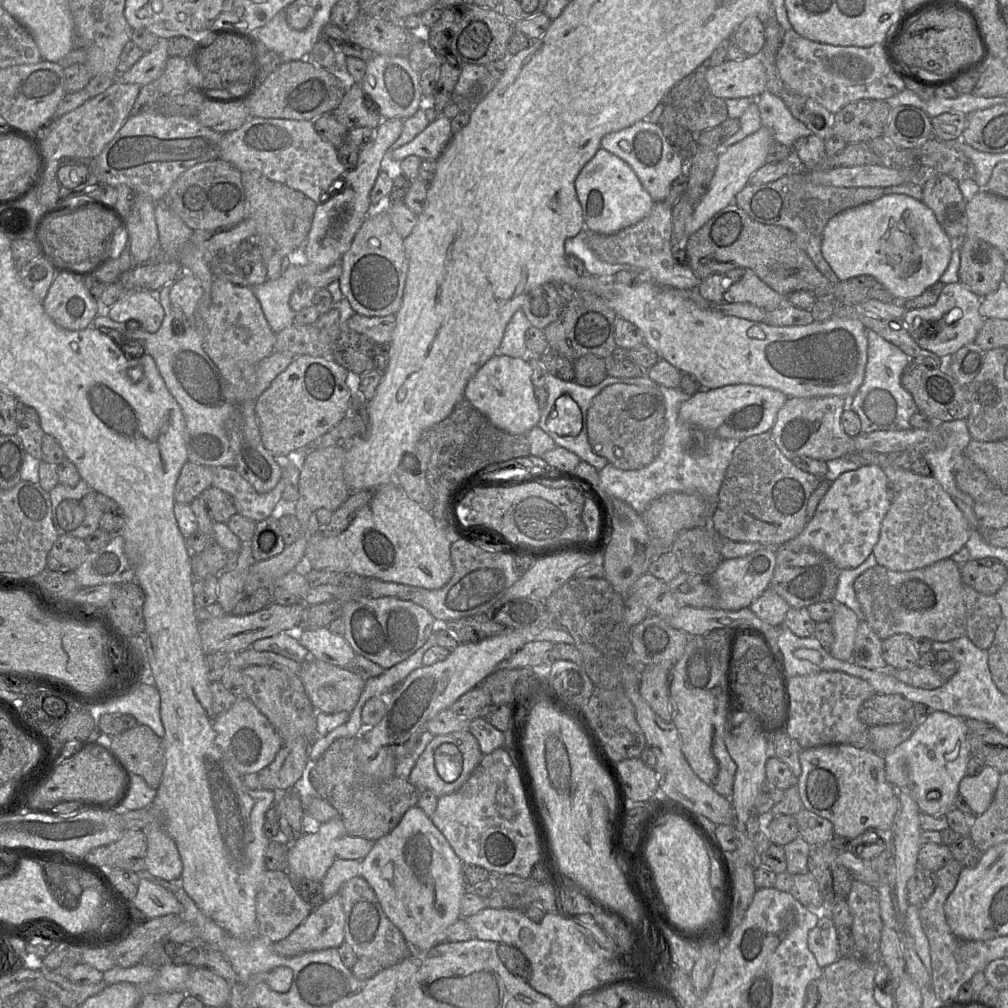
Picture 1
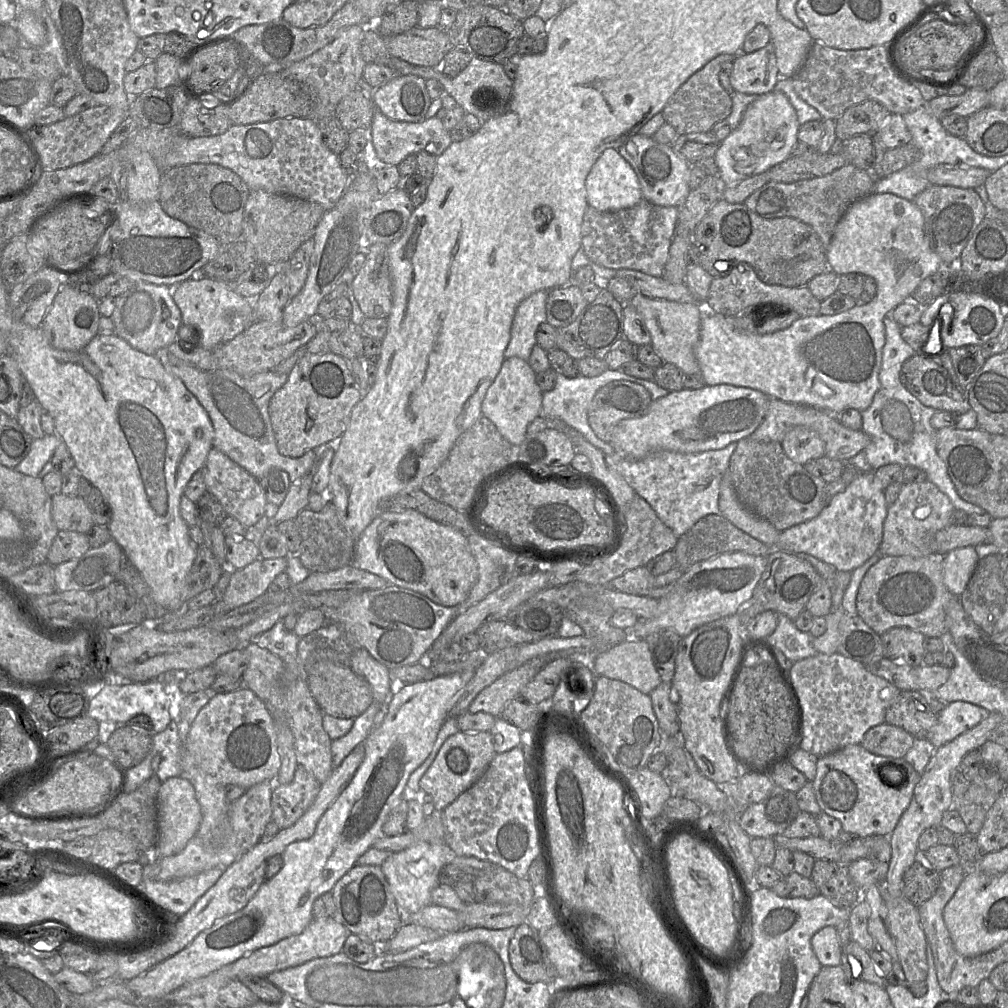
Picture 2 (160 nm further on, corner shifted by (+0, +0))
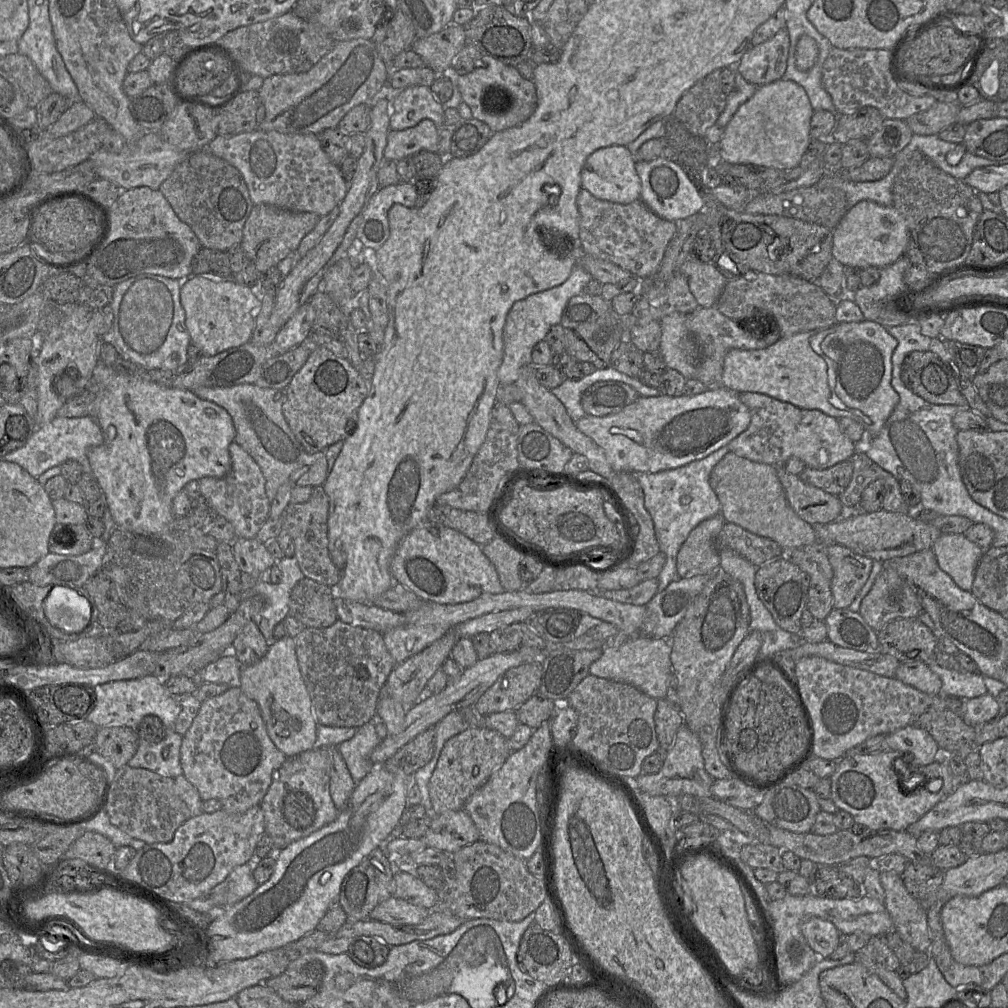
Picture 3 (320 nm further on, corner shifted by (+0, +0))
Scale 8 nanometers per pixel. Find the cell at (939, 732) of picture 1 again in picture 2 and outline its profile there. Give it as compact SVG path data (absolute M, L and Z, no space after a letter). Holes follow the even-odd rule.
M951 702L938 713L938 722L925 739L938 749L974 728L988 714L986 709L972 703Z

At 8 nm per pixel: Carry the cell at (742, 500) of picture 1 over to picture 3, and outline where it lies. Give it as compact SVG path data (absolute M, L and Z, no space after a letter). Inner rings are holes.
M780 464L775 468L787 501L800 518L811 525L818 525L842 517L846 508L838 496L805 483L799 475L787 472Z

